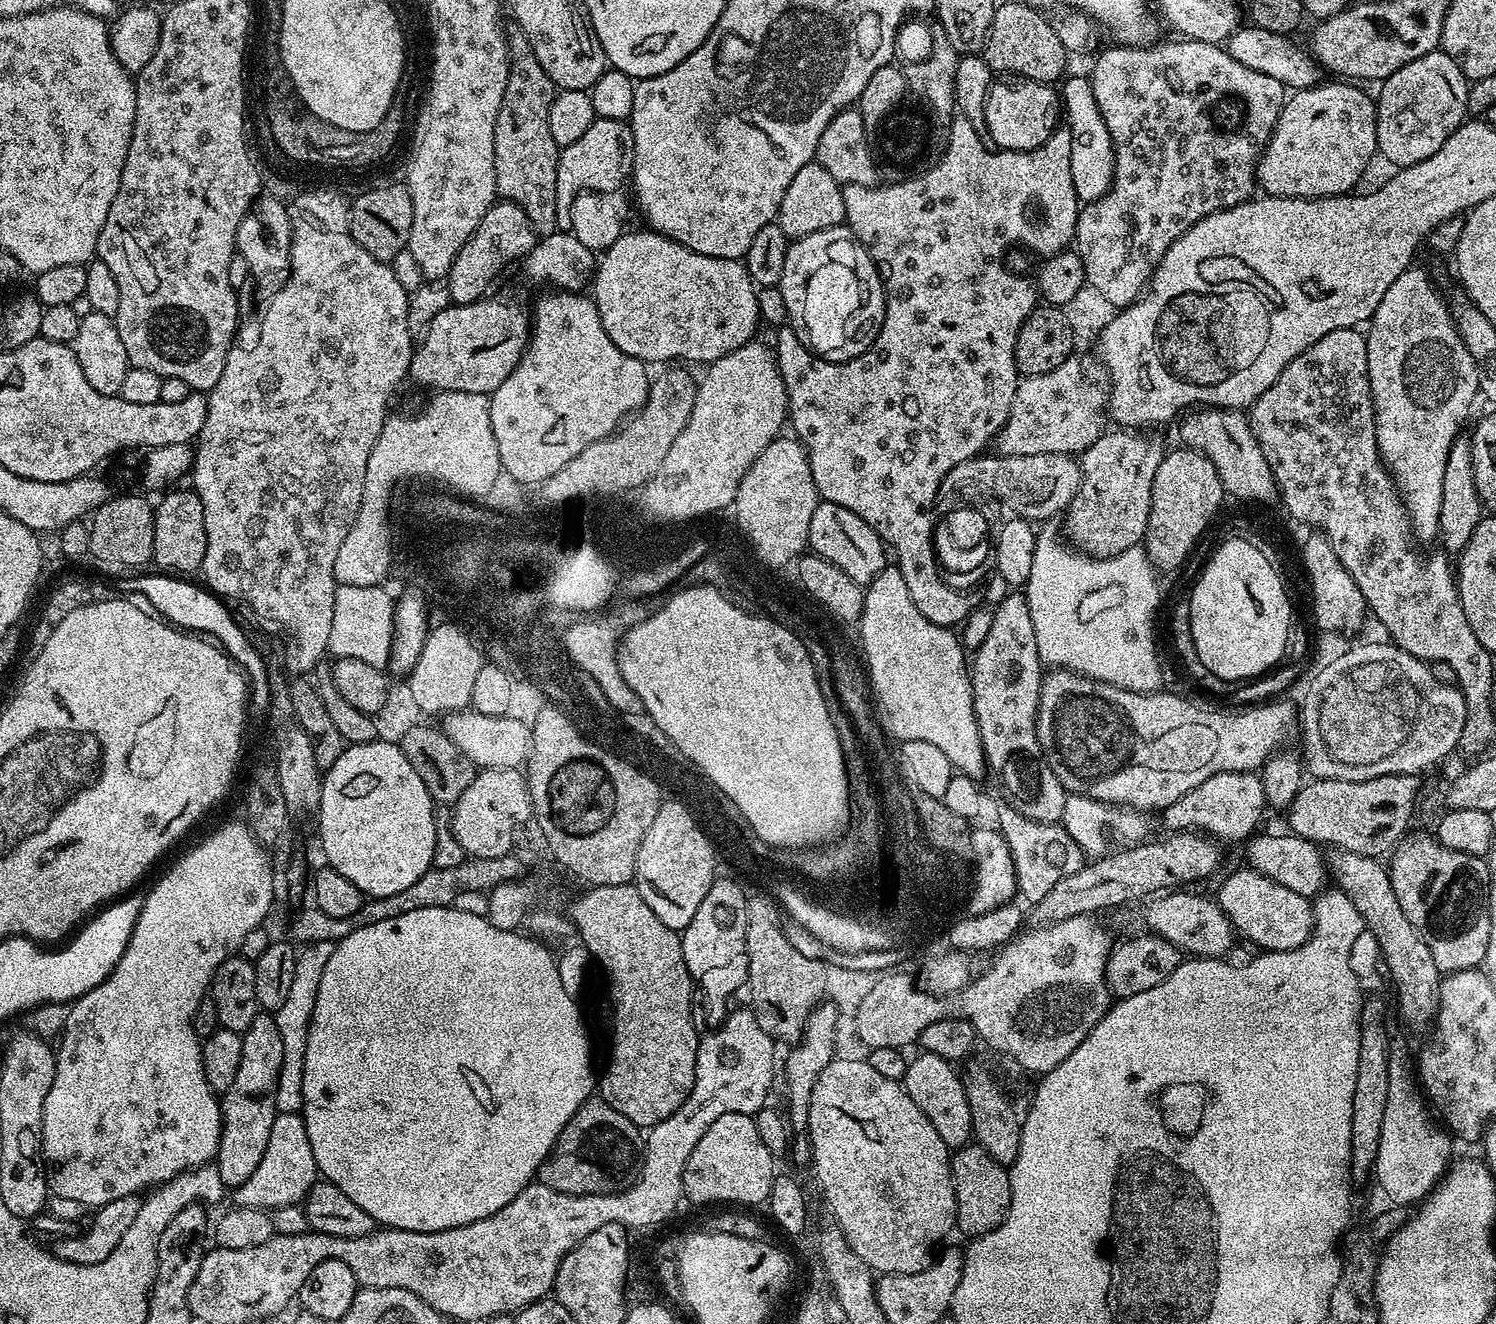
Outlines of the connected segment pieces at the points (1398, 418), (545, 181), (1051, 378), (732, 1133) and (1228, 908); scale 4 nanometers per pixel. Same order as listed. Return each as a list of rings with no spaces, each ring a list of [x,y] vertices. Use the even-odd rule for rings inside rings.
[[[1419,266],[1406,269],[1390,285],[1390,290],[1382,297],[1382,302],[1378,302],[1378,310],[1374,310],[1372,319],[1366,325],[1366,339],[1368,341],[1368,373],[1370,374],[1370,390],[1372,391],[1372,409],[1374,410],[1374,422],[1376,423],[1376,441],[1380,451],[1380,460],[1388,473],[1392,475],[1392,480],[1396,483],[1396,489],[1400,492],[1400,497],[1404,499],[1404,508],[1408,512],[1408,521],[1412,524],[1413,533],[1424,540],[1437,539],[1440,531],[1440,511],[1442,510],[1442,473],[1446,470],[1446,458],[1450,454],[1450,446],[1455,442],[1457,436],[1461,435],[1464,419],[1468,416],[1468,411],[1472,408],[1472,403],[1478,400],[1480,383],[1478,382],[1478,370],[1474,358],[1470,358],[1470,350],[1462,342],[1462,338],[1456,333],[1456,323],[1452,317],[1452,309],[1447,299],[1440,297],[1438,289],[1432,285],[1432,280],[1423,272]]]
[[[517,40],[510,48],[508,85],[494,126],[496,194],[522,206],[536,233],[546,237],[557,231],[556,183],[560,149],[554,138],[550,138],[550,106],[558,89],[546,70],[538,66],[538,58],[534,58],[534,50],[527,40]]]
[[[1076,358],[1062,362],[1057,369],[1049,373],[1025,376],[1017,383],[1014,402],[1010,406],[1010,414],[996,435],[994,448],[1001,456],[1025,456],[1026,454],[1079,454],[1106,430],[1106,412],[1102,405],[1106,400],[1105,389],[1100,389],[1090,377],[1084,373],[1082,365]]]
[[[737,1112],[722,1114],[722,1118],[710,1122],[706,1134],[702,1134],[702,1138],[698,1138],[698,1146],[694,1146],[694,1150],[686,1162],[683,1195],[687,1199],[689,1196],[696,1204],[716,1204],[719,1200],[729,1200],[732,1203],[729,1205],[732,1206],[763,1205],[770,1194],[770,1186],[774,1179],[772,1164],[774,1164],[774,1157],[770,1154],[770,1150],[766,1150],[761,1136],[759,1136],[755,1119]]]
[[[1241,867],[1241,872],[1236,872],[1220,888],[1218,903],[1220,909],[1228,915],[1228,921],[1233,929],[1240,932],[1252,944],[1257,944],[1257,949],[1265,952],[1293,952],[1298,946],[1302,946],[1312,936],[1312,904],[1309,897],[1294,894],[1294,890],[1286,890],[1278,882],[1266,878],[1262,874],[1253,872],[1251,868]]]

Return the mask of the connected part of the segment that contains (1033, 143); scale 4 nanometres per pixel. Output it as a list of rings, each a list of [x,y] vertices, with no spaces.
[[[1017,79],[1012,84],[993,83],[984,99],[983,127],[988,128],[987,139],[997,144],[997,149],[1008,154],[1019,154],[1040,148],[1058,127],[1056,115],[1062,112],[1062,100],[1057,89],[1050,84]]]

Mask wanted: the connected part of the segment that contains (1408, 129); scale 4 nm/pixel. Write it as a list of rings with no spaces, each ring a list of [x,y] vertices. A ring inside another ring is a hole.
[[[1443,50],[1422,54],[1414,62],[1406,62],[1402,70],[1394,70],[1379,85],[1376,102],[1376,147],[1397,169],[1409,168],[1438,150],[1465,123],[1469,115],[1470,82],[1462,70]]]

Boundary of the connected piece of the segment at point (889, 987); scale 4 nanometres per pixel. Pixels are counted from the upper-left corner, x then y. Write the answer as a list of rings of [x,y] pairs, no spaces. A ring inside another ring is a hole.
[[[896,972],[893,976],[884,976],[875,985],[869,987],[868,993],[862,998],[854,1017],[854,1036],[865,1049],[878,1046],[890,1046],[901,1050],[907,1049],[907,1044],[915,1045],[920,1038],[920,1032],[931,1023],[947,1017],[948,1000],[933,995],[918,986],[917,981]]]

